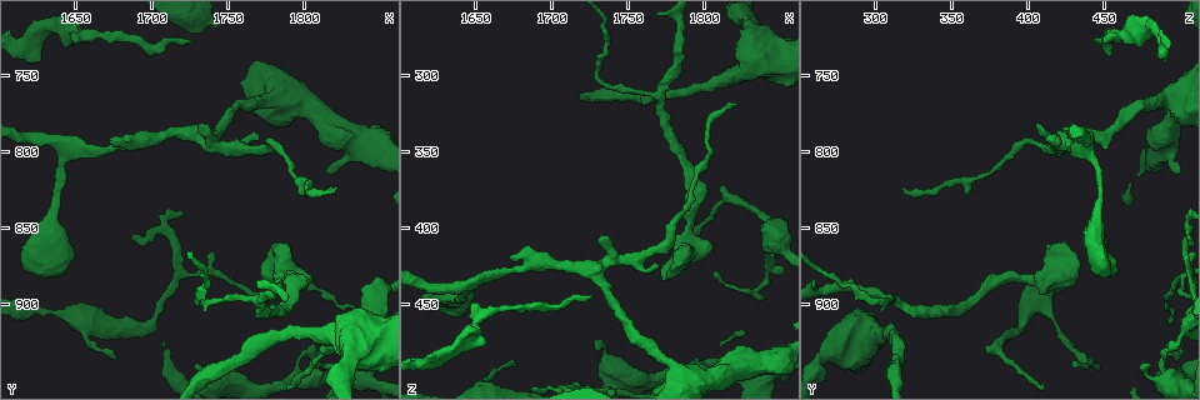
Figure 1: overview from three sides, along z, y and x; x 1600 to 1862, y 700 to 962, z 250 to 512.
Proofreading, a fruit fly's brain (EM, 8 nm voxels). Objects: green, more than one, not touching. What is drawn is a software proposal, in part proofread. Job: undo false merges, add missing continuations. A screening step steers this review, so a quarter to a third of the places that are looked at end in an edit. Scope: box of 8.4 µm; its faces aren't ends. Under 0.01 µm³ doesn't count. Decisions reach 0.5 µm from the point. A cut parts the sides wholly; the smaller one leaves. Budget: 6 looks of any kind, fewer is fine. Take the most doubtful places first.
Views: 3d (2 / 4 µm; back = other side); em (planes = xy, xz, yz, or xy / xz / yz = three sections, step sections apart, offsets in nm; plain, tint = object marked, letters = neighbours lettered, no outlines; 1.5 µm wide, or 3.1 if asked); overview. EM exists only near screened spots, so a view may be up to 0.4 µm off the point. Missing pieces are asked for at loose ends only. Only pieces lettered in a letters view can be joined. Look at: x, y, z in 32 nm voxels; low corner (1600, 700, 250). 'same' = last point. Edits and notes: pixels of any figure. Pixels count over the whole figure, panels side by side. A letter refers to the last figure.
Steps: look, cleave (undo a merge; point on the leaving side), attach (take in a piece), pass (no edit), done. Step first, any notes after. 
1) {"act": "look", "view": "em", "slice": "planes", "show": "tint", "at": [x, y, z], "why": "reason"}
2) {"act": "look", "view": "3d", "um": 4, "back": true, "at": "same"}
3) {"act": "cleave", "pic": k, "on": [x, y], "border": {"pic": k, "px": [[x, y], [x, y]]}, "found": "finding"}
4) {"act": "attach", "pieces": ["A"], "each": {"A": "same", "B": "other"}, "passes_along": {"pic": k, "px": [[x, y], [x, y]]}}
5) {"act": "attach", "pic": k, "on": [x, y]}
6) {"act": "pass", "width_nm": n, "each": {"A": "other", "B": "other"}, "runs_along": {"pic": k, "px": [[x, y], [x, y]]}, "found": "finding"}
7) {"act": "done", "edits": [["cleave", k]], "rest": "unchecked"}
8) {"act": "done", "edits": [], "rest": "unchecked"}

{"act": "look", "view": "em", "slice": "planes", "show": "letters", "at": [1770, 898, 314], "why": "three arms meet"}

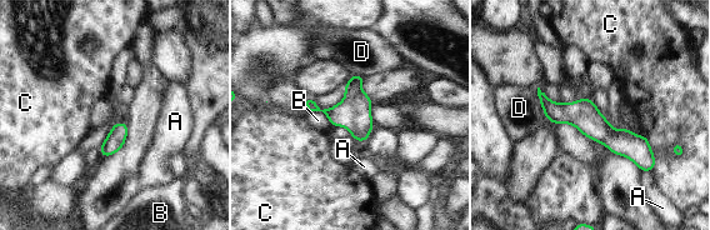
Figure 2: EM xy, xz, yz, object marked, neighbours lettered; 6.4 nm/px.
{"act": "pass", "each": {"A": "other", "B": "other", "C": "other", "D": "other"}, "border": {"pic": 2, "px": [[309, 110], [320, 110], [333, 125]]}, "found": "all the same cell"}

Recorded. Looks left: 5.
{"act": "look", "view": "3d", "um": 4, "at": [1768, 790, 424], "why": "branch stops here"}

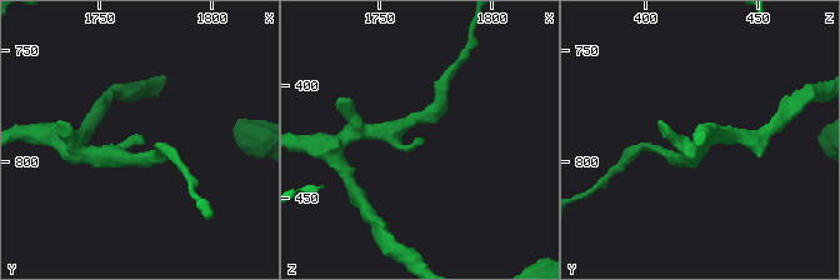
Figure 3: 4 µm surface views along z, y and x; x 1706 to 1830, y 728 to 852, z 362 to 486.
{"act": "look", "view": "em", "slice": "planes", "show": "letters", "at": [1768, 787, 426]}

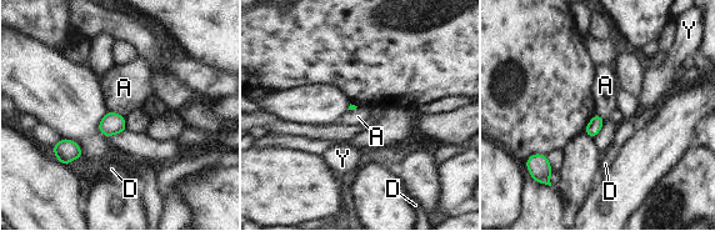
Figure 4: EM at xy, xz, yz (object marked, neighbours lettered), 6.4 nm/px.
{"act": "pass", "each": {"A": "other", "D": "other", "Y": "other"}, "border": {"pic": 4, "px": [[108, 111], [115, 111], [124, 116]]}, "found": "no lettered piece goes on from it"}

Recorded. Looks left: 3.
{"act": "look", "view": "3d", "um": 2, "at": [1676, 936, 492], "why": "free end"}

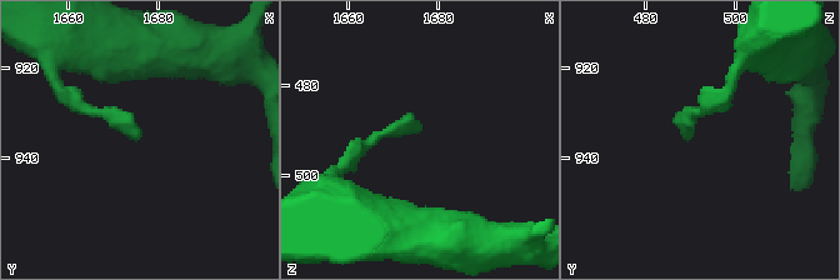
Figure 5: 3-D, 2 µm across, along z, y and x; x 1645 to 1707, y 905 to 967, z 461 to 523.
{"act": "look", "view": "em", "slice": "planes", "show": "letters", "at": [1675, 935, 491]}

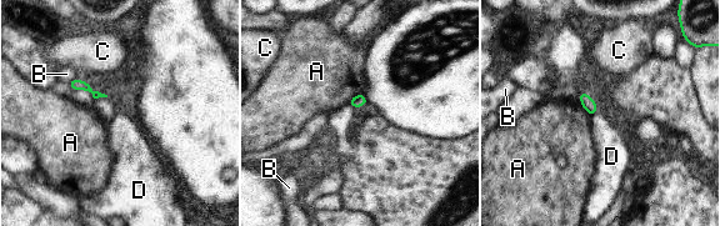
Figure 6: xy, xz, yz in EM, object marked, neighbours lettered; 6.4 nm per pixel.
{"act": "pass", "longest_contact_nm": ["A", 130], "each": {"A": "other", "B": "other", "C": "other", "D": "other"}, "border": {"pic": 6, "px": [[596, 111], [591, 116]]}, "found": "none of them fits"}

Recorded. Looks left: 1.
{"act": "done", "edits": [], "rest": "unchecked"}

